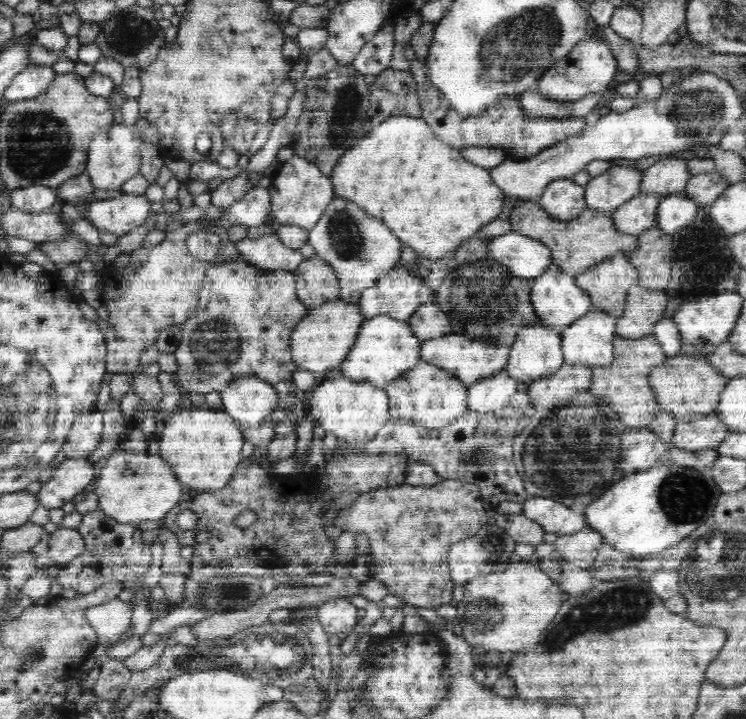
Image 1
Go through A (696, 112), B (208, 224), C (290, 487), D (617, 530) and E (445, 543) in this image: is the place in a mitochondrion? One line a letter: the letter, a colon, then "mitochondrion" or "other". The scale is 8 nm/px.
A: mitochondrion
B: other
C: other
D: other
E: other

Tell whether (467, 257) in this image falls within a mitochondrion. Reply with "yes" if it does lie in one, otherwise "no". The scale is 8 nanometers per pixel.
yes

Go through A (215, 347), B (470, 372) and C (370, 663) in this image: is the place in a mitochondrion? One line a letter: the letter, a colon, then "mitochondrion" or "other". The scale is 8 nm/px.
A: mitochondrion
B: other
C: other

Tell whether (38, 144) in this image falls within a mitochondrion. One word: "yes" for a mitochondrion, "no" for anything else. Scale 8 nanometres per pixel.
yes

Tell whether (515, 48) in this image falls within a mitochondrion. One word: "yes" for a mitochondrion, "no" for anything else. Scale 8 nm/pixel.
yes

